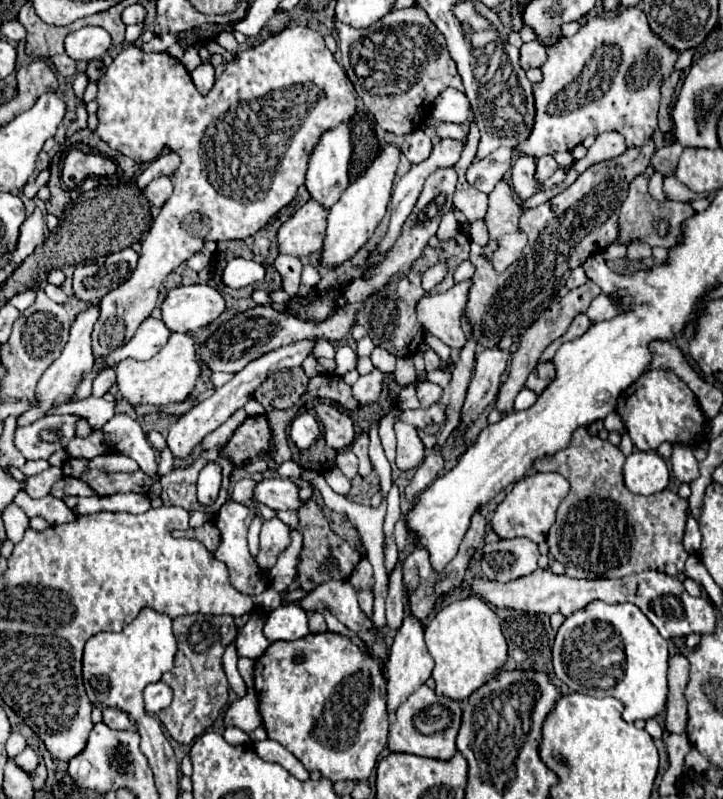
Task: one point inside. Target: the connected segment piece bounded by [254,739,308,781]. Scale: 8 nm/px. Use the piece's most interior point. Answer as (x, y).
(269, 750)

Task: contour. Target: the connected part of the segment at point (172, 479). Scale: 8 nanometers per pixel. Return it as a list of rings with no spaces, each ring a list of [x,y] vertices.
[[[212,449],[212,451],[202,451],[202,455],[188,467],[176,467],[172,469],[168,475],[160,477],[162,483],[162,501],[164,506],[176,506],[186,509],[186,511],[204,511],[206,507],[198,503],[196,499],[196,479],[198,473],[204,465],[208,465],[210,461],[220,463],[220,467],[224,469],[224,477],[222,477],[222,489],[220,495],[216,499],[216,503],[210,507],[210,513],[216,513],[220,509],[220,505],[228,499],[228,477],[234,469],[234,465],[228,459],[220,457],[220,449]]]

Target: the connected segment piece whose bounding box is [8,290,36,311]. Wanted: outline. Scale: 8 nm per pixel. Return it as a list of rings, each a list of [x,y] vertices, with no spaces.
[[[28,290],[24,293],[18,294],[11,298],[8,303],[15,306],[18,310],[23,311],[27,309],[35,301],[35,291]]]

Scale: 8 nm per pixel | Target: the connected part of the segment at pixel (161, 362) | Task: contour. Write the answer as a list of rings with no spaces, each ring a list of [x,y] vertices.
[[[172,333],[168,343],[152,359],[120,361],[116,367],[116,383],[122,397],[132,405],[140,405],[140,403],[166,405],[172,401],[184,401],[192,393],[200,373],[202,373],[202,365],[198,359],[194,337],[190,333]]]

